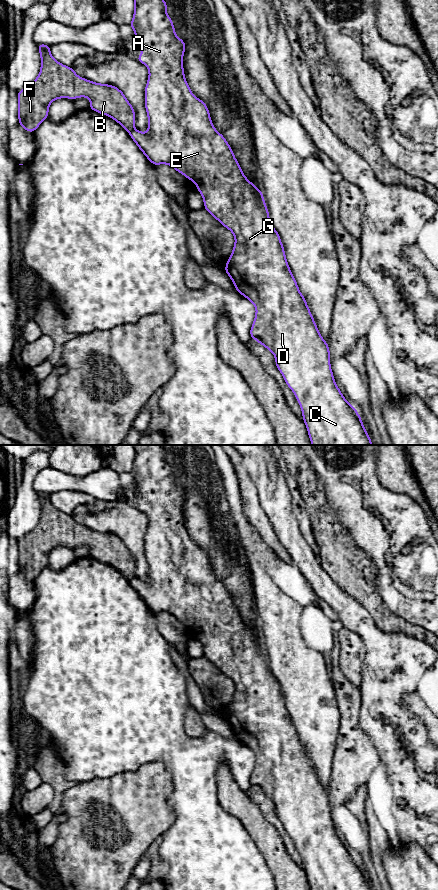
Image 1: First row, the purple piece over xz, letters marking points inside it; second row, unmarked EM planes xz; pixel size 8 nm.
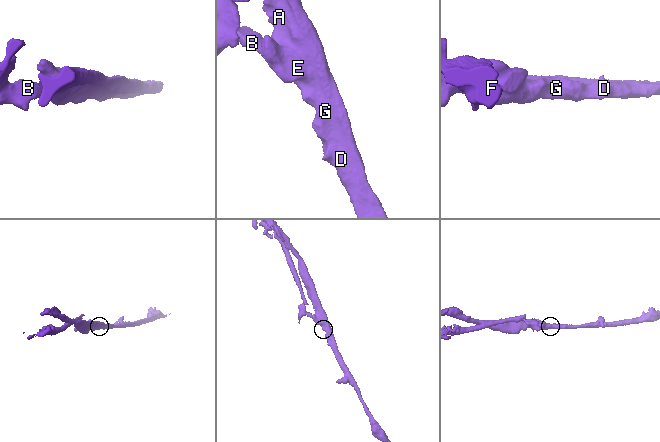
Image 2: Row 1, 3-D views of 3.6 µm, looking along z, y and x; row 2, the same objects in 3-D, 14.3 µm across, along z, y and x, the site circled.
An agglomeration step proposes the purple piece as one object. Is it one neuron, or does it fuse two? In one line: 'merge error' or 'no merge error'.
merge error

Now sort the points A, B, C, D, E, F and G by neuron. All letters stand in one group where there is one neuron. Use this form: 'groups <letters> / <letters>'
groups A C D E G / B F

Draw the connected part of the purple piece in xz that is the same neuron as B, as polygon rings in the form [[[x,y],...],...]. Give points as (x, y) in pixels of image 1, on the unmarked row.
[[[37,493],[41,505],[40,521],[31,532],[17,540],[20,574],[34,580],[47,567],[52,549],[88,545],[90,557],[111,565],[128,580],[134,578],[135,560],[121,538],[79,525],[72,515],[52,505],[49,493]]]

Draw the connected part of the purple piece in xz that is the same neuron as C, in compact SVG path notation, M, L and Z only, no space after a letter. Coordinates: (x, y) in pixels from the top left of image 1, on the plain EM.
M162 445L133 446L134 464L129 472L136 484L136 496L144 501L138 503L137 508L146 513L149 519L144 548L148 563L148 580L134 577L129 580L130 585L153 613L170 613L193 629L203 645L204 656L234 682L235 693L226 711L225 720L230 724L236 739L254 752L256 763L250 777L251 787L255 787L274 802L278 818L302 857L302 865L311 890L372 890L357 858L344 846L335 831L328 792L322 786L291 721L280 683L270 671L262 639L245 625L228 590L213 574L206 552L192 542L186 530L182 511L186 492L175 482L173 469L166 461L167 451Z

